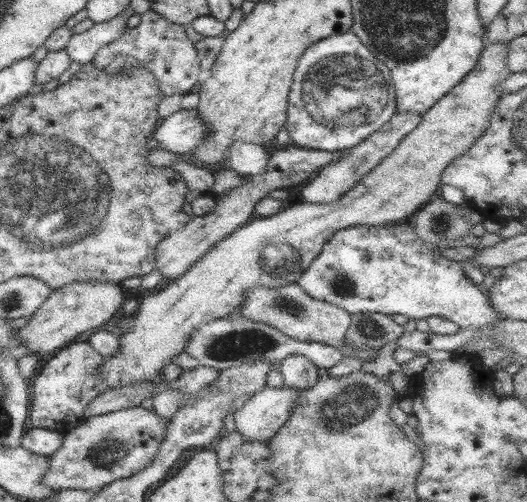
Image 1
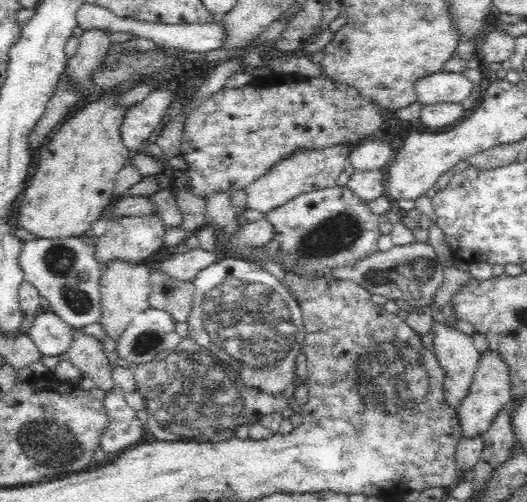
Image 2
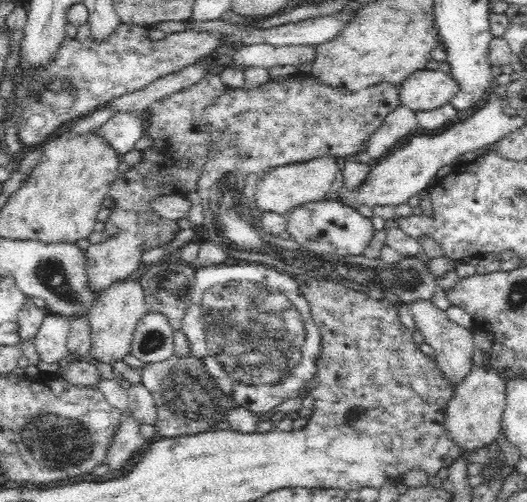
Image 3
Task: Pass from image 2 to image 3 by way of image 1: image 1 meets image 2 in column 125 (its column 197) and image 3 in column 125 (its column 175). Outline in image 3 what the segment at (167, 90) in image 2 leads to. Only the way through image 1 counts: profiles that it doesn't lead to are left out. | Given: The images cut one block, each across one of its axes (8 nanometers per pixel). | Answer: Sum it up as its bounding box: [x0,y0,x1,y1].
[98,112,145,156]

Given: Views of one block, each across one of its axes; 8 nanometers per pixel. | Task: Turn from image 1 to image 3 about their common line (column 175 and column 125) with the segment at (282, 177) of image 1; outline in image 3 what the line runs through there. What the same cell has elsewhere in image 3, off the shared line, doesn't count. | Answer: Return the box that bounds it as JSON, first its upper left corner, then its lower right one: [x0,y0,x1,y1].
[85,232,143,295]

